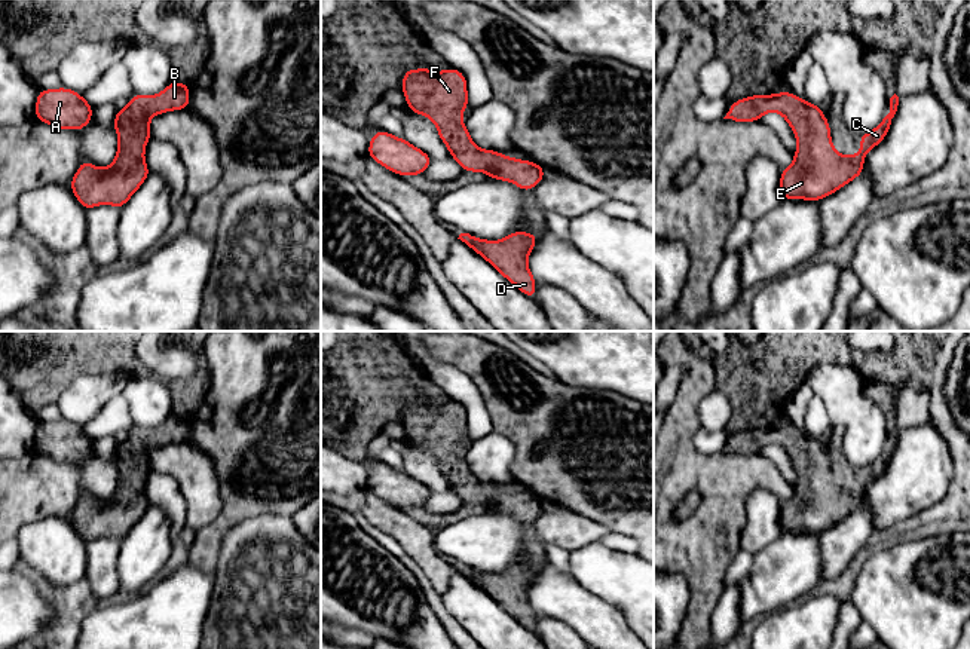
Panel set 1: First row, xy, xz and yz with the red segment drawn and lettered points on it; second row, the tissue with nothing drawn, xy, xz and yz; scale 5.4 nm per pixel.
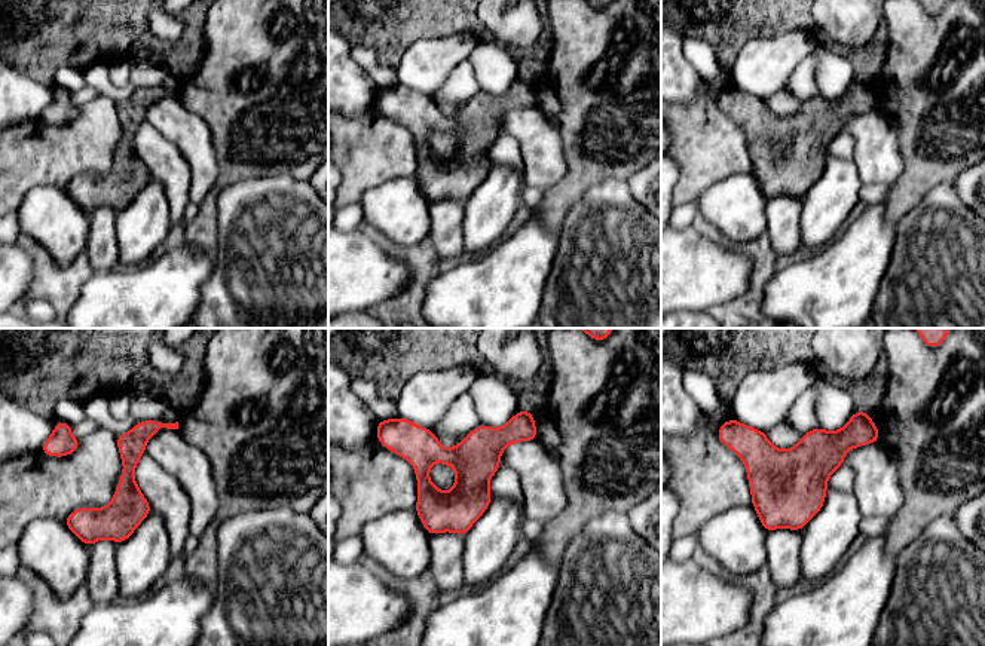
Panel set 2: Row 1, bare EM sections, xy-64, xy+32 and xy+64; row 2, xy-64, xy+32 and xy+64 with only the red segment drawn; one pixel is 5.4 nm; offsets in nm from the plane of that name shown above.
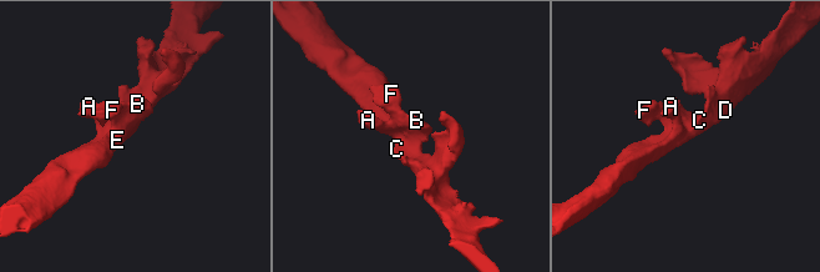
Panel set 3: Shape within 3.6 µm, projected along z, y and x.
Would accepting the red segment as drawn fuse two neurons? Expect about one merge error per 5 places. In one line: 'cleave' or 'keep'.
keep

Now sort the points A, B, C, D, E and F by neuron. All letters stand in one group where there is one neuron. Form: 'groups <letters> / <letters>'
groups A B C D E F

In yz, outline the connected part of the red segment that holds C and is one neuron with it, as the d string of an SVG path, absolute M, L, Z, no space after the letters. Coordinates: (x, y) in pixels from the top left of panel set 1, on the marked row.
M787 91L753 95L732 102L723 119L756 122L765 113L780 113L790 125L798 149L789 168L781 169L781 199L821 200L863 172L868 151L887 135L897 111L899 97L890 98L890 111L870 132L860 135L859 154L839 154L830 140L830 126L817 104L807 102Z

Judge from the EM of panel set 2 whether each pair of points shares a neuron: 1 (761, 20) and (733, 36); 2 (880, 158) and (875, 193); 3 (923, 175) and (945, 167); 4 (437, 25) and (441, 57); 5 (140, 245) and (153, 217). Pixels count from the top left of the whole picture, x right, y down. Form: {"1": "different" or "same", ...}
{"1": "same", "2": "different", "3": "same", "4": "different", "5": "same"}

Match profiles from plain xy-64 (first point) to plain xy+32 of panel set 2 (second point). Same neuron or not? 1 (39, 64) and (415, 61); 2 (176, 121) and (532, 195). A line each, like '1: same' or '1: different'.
1: different
2: different

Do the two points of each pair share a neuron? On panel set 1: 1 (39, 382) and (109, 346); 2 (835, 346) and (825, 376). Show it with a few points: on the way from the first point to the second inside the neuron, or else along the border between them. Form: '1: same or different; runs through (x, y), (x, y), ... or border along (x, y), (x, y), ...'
1: same; runs through (57, 364), (75, 346), (91, 346)
2: different; border along (847, 363), (816, 366), (804, 382)

